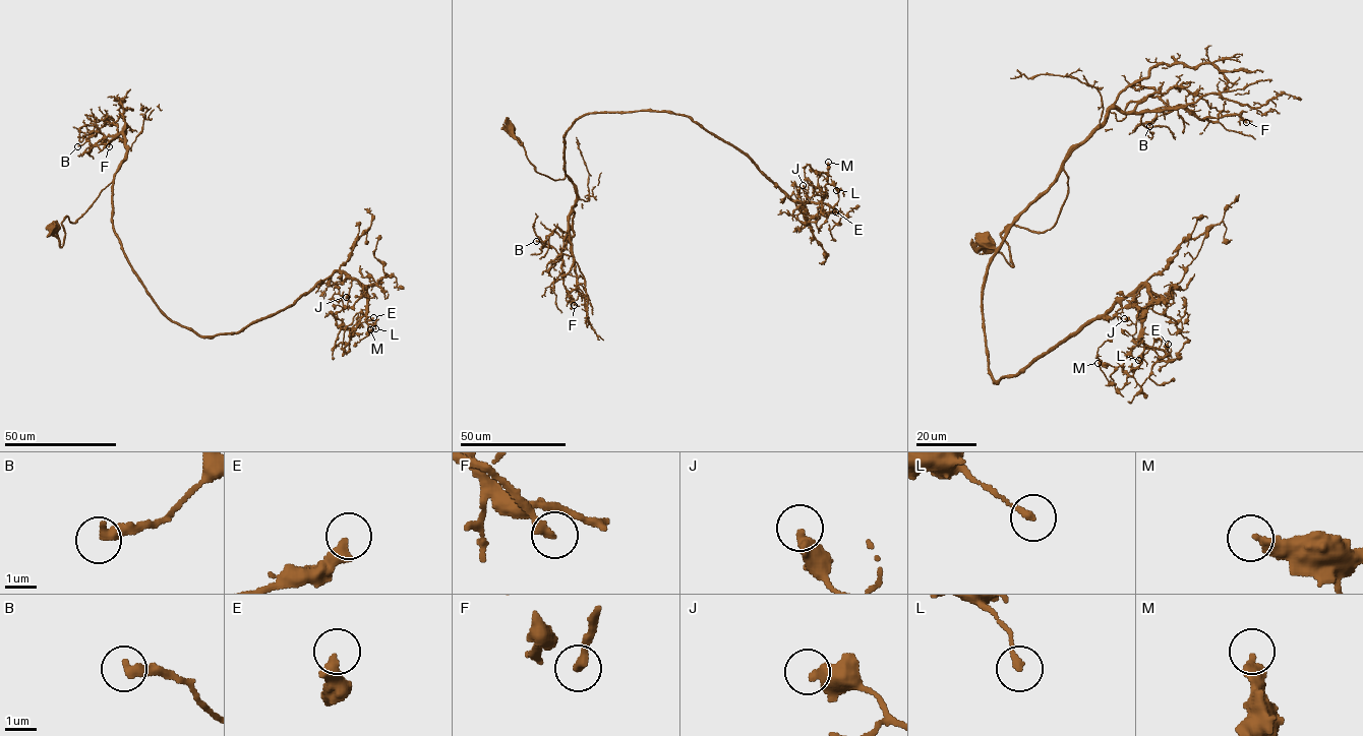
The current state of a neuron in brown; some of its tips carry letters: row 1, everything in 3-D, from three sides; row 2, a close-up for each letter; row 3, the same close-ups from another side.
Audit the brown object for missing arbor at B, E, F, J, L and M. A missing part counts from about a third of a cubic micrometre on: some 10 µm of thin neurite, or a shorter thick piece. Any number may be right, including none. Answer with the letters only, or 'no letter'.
F

